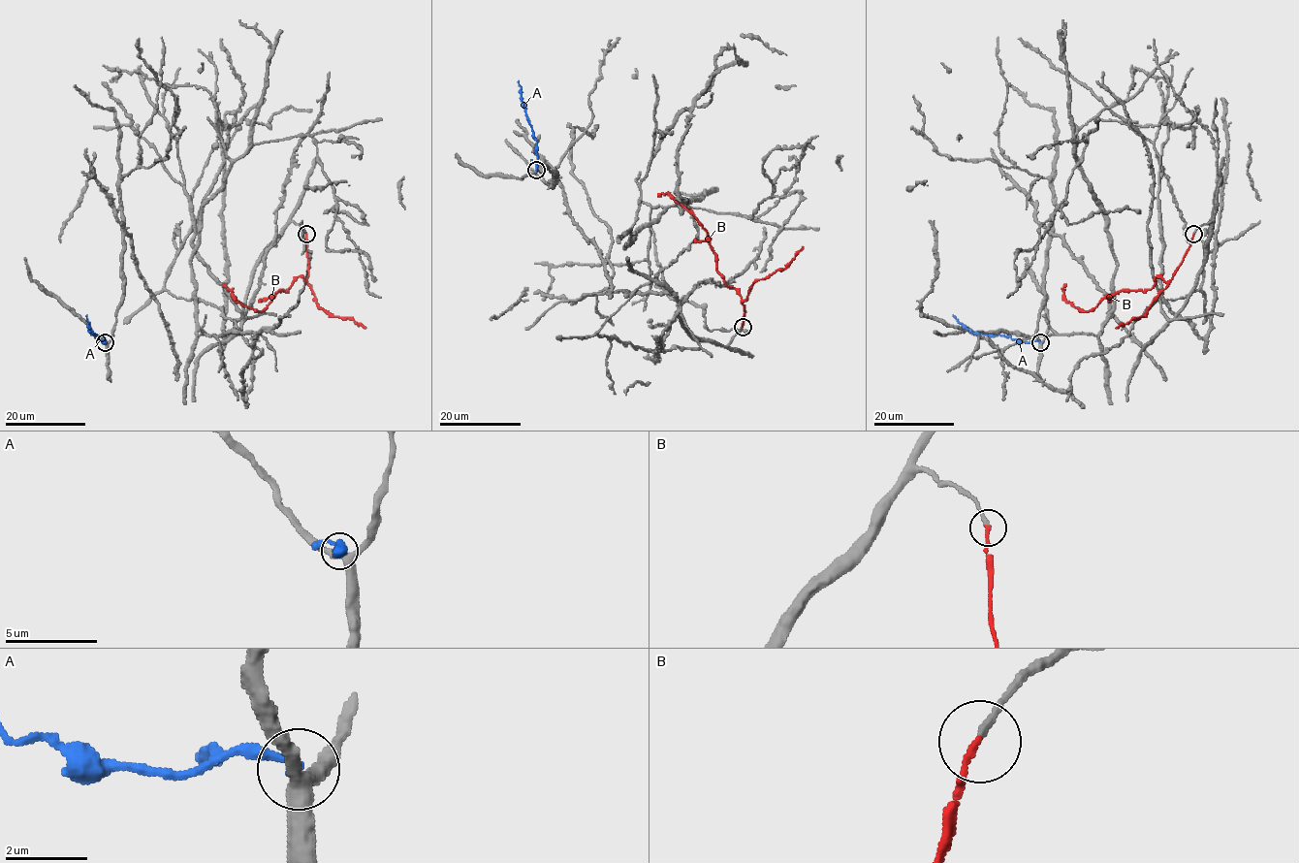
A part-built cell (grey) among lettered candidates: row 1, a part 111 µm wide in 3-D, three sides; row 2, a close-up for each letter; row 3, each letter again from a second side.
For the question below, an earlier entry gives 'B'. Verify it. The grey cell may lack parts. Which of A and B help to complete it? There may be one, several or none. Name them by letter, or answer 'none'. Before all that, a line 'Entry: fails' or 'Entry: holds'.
Entry: holds
B

